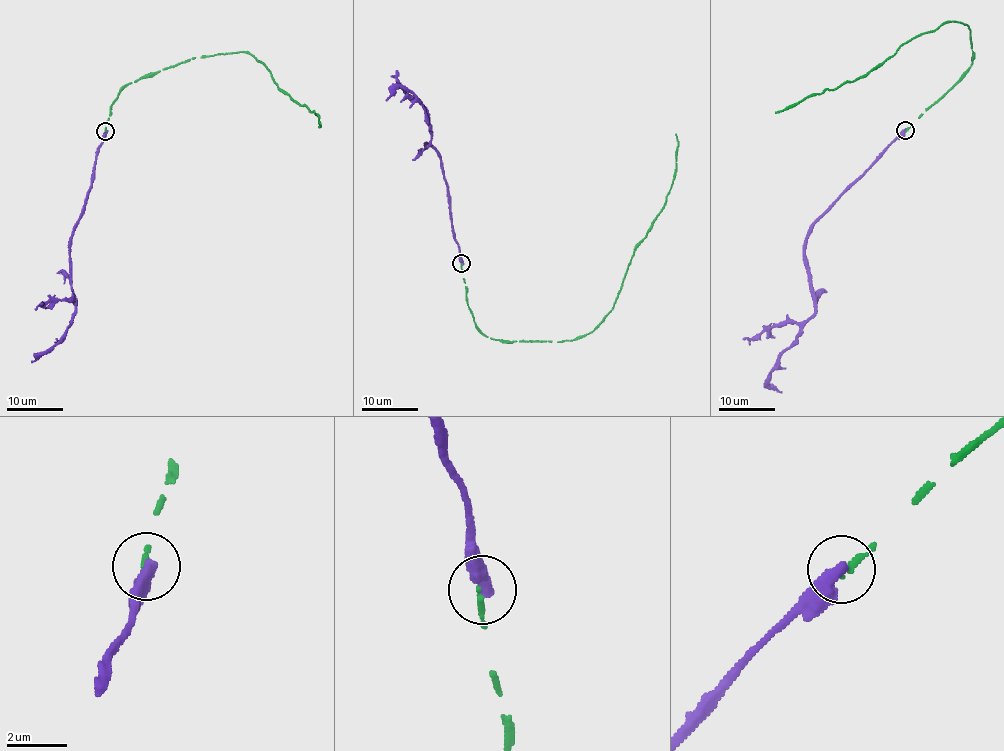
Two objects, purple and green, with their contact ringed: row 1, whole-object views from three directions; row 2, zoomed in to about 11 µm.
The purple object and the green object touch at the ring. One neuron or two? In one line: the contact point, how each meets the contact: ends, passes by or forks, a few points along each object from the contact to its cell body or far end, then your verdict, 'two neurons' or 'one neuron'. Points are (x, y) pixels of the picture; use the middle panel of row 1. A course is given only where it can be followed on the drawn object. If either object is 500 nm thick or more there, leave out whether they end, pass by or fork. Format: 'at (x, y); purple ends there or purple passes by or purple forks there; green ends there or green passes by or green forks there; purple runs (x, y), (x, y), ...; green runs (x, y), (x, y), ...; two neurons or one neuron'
at (461, 263); purple ends there; green ends there; purple runs (461, 263), (439, 156), (426, 146), (431, 126), (424, 107), (411, 92), (400, 88), (385, 100); green runs (461, 263), (467, 305), (487, 337), (552, 341), (590, 333), (612, 308), (633, 251), (666, 200), (676, 133); two neurons

